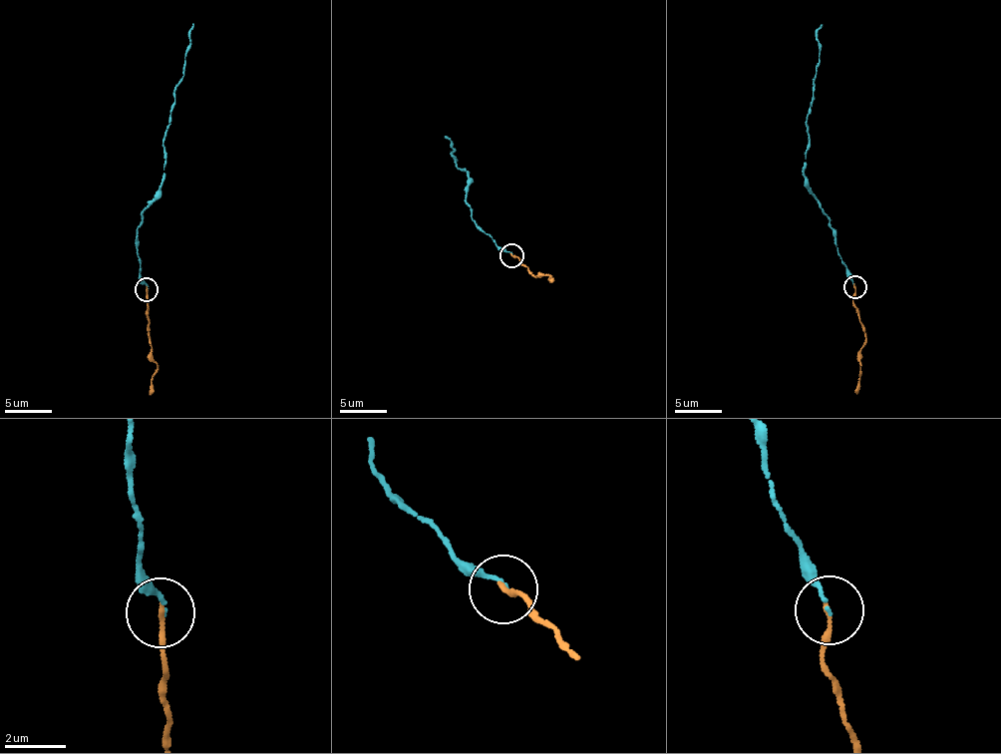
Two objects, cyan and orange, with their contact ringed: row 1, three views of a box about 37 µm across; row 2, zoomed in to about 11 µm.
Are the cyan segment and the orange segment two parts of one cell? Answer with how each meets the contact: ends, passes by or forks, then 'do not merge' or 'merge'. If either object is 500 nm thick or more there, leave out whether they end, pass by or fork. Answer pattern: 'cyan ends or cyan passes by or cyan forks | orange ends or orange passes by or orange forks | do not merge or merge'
cyan ends | orange ends | merge

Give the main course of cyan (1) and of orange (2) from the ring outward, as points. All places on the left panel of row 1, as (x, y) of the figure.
1: (148, 290), (140, 272), (138, 228), (142, 209), (162, 184), (163, 139), (192, 24)
2: (146, 290), (151, 359), (156, 363), (151, 394)

